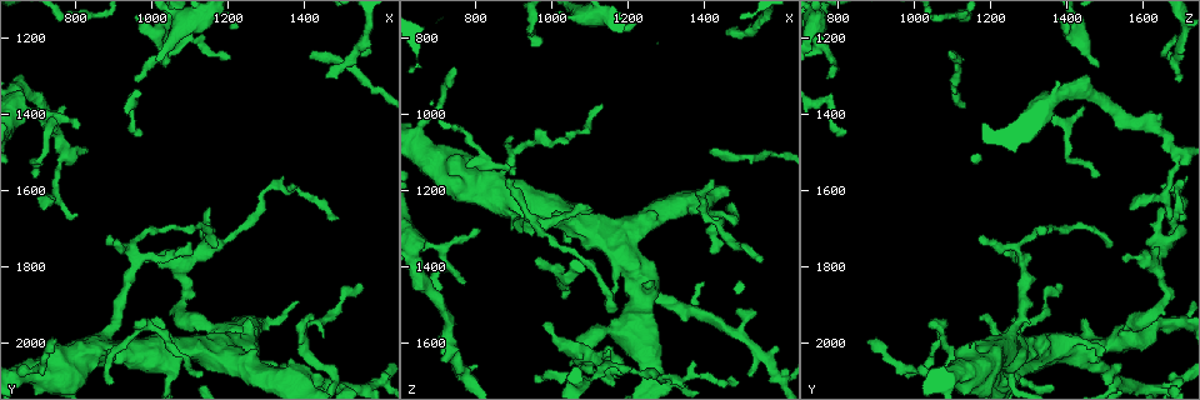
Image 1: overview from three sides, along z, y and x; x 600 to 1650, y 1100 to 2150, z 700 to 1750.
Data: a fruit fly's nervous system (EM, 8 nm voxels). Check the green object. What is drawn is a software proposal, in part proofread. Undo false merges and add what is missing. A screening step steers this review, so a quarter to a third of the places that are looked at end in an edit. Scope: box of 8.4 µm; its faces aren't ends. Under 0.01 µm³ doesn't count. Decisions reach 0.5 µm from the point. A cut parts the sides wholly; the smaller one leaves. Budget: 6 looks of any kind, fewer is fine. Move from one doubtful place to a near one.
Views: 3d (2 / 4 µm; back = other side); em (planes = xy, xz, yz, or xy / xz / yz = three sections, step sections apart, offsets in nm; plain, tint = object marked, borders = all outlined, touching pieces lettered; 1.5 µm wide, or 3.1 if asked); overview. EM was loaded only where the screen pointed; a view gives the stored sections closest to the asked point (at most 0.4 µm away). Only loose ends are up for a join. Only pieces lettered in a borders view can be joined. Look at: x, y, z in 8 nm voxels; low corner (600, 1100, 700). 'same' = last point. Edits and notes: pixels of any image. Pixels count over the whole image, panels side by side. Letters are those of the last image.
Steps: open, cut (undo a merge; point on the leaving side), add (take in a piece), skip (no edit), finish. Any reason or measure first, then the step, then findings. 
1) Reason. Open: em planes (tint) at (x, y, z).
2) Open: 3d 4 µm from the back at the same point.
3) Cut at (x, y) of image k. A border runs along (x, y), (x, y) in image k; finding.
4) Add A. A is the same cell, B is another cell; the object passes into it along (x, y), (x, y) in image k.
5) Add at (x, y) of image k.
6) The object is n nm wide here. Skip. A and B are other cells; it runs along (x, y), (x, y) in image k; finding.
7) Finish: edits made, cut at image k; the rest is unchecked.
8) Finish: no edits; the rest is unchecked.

An open end. Open: 3d 4 µm at (980, 1780, 1545).

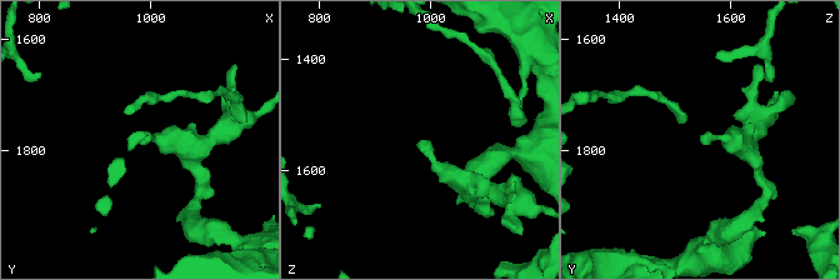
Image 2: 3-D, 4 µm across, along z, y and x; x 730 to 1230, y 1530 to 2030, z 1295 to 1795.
Open: em planes (borders) at (990, 1775, 1545).

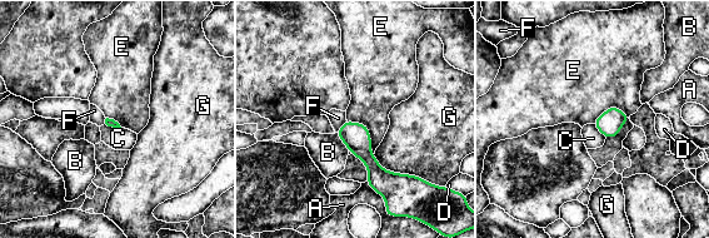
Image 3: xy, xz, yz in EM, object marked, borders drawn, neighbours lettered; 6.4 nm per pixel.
Skip. A, B, C, D, E, F and G are other cells; a border runs along (346, 119), (367, 127), (373, 154) in image 3; no lettered piece goes on from it.

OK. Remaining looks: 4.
Tapers out. Open: em planes (borders) at (1455, 1305, 780).

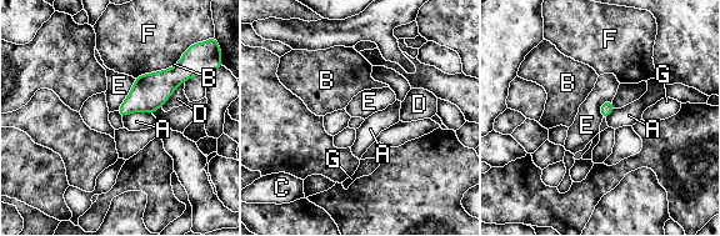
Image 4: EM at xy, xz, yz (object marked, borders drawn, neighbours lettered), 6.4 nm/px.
The object is 90 nm wide here; the longest contact is with F, 260 nm. Skip. A, B, C, D, E, F and G are other cells; none of them fits.

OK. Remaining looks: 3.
Abrupt turn. Open: em planes (borders) at (945, 1375, 770).

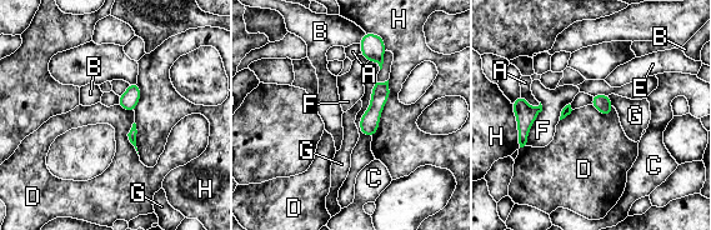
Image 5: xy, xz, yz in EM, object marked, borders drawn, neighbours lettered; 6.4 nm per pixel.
The longest contact is with H, 380 nm. Skip. A, B, C, D, E, F, G and H are other cells; all the same neuron.

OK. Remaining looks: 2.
Finish: no edits; the rest is unchecked.

